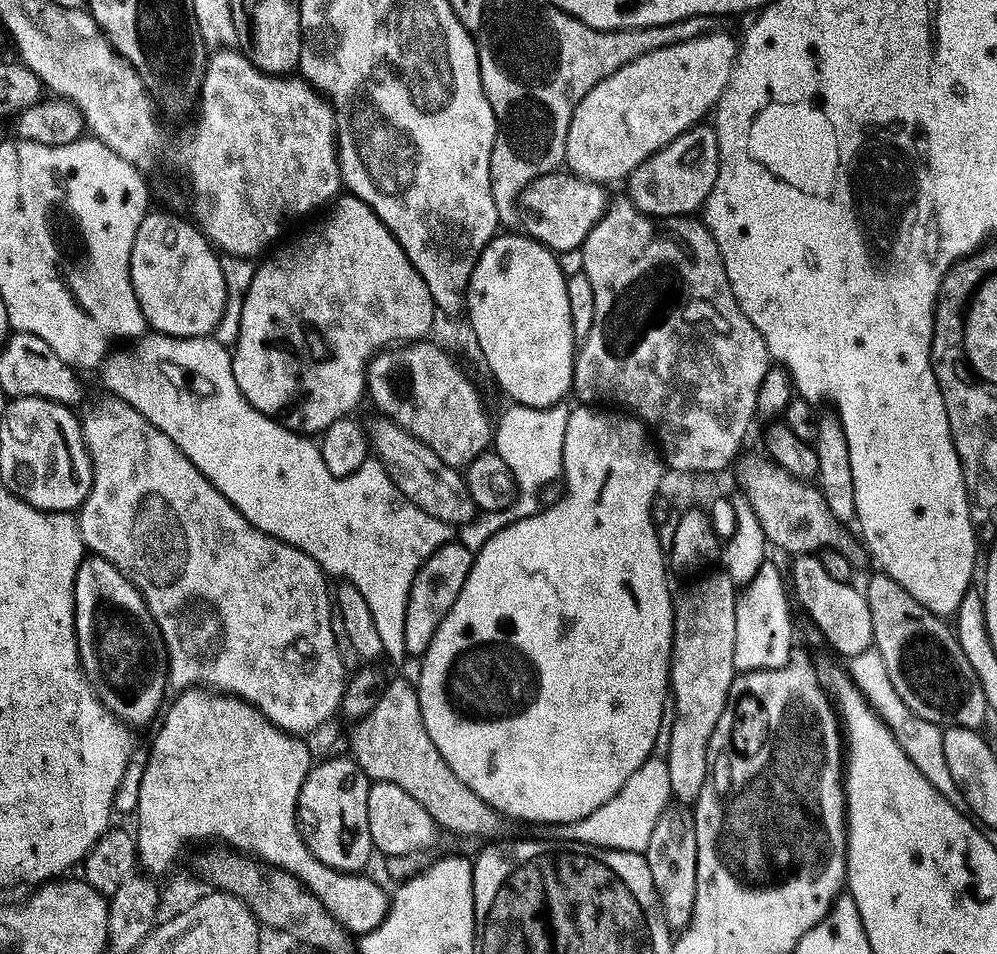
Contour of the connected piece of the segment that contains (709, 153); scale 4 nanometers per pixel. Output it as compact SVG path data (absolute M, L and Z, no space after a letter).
M707 123L692 125L665 148L646 158L628 176L627 195L648 216L690 216L699 213L718 178L720 155L716 133Z

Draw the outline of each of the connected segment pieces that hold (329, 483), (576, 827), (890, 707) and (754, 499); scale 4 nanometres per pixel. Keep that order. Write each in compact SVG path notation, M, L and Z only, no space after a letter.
M145 334L139 337L138 342L128 347L132 346L133 348L128 348L125 352L113 351L105 359L102 365L102 373L104 372L104 384L108 387L107 391L116 399L127 402L134 410L138 410L138 414L145 416L155 428L165 432L184 451L191 464L258 530L262 530L271 536L277 536L279 540L285 540L290 546L310 554L310 558L318 561L329 577L340 576L336 578L343 578L347 583L358 586L358 590L362 590L362 598L366 598L366 606L370 606L370 614L374 614L374 623L378 629L378 635L381 636L384 643L385 653L391 654L392 651L396 651L398 654L403 653L404 643L406 642L406 602L412 589L412 583L420 567L430 558L430 554L434 554L443 544L449 543L453 539L453 525L426 514L418 506L414 506L414 502L407 500L396 489L396 483L389 476L388 469L375 458L369 458L359 470L349 476L341 478L330 474L330 470L326 470L326 462L322 462L320 446L315 439L292 431L291 428L281 423L279 419L254 410L254 406L250 406L250 402L246 402L242 390L238 390L238 382L234 382L232 352L211 335L162 336L159 334Z
M659 755L650 756L646 762L630 774L621 790L603 803L593 814L578 822L547 824L543 827L543 835L548 838L559 838L566 841L582 841L592 843L600 848L620 849L623 852L643 853L648 848L650 835L654 830L654 822L662 815L671 800L672 780L674 774L669 770L668 761Z
M870 647L862 654L851 657L847 661L846 671L858 686L858 690L868 699L868 703L884 719L886 726L894 734L894 738L906 750L910 762L926 774L926 778L937 788L951 804L957 806L964 804L964 796L958 790L954 778L950 778L950 766L946 766L946 754L942 751L942 738L944 737L941 725L926 722L926 718L918 718L902 698L898 698L898 693L894 690L894 685L890 682L890 674L886 674L886 665L882 662L882 654L878 654L875 647Z
M764 454L741 455L735 461L735 468L736 480L740 483L739 491L749 500L765 532L767 543L772 548L780 548L789 554L816 554L822 548L838 550L838 554L846 554L846 558L856 570L860 570L864 563L869 563L870 553L867 547L844 529L847 527L836 519L819 487L795 480L785 468L779 468Z

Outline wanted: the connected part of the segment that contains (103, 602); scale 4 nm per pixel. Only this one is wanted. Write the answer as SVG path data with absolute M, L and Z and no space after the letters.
M92 554L80 563L74 598L76 599L76 649L80 652L80 665L89 681L98 686L104 703L125 724L137 726L136 724L148 724L152 719L155 721L165 703L166 656L162 651L162 641L156 631L156 623L143 594L109 560L103 560L101 556Z

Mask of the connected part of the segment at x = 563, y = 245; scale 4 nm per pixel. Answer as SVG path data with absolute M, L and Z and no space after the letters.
M553 170L545 176L539 176L520 191L518 209L520 224L524 227L521 229L557 254L575 253L583 244L586 234L590 234L598 218L608 209L610 196L604 193L604 188L603 183L584 180L567 170Z

